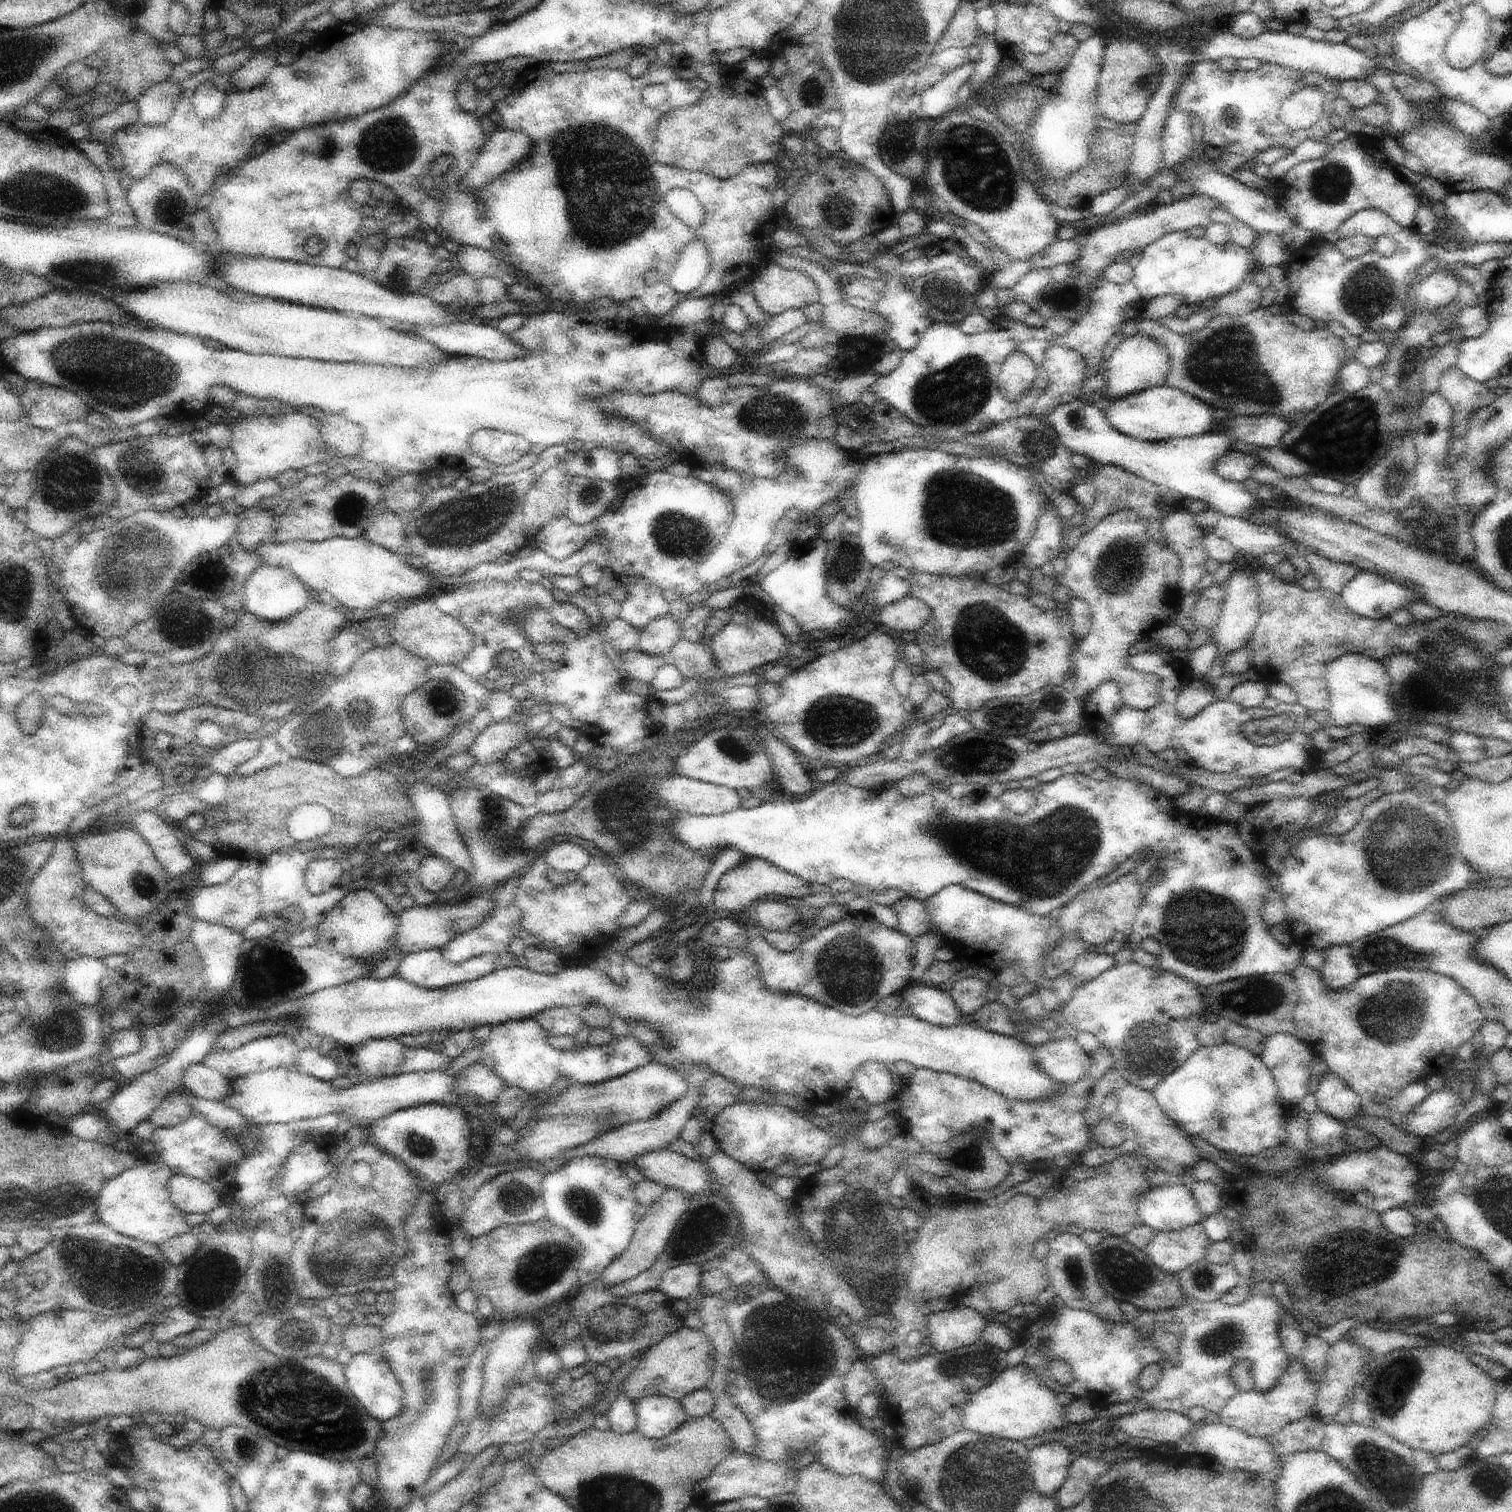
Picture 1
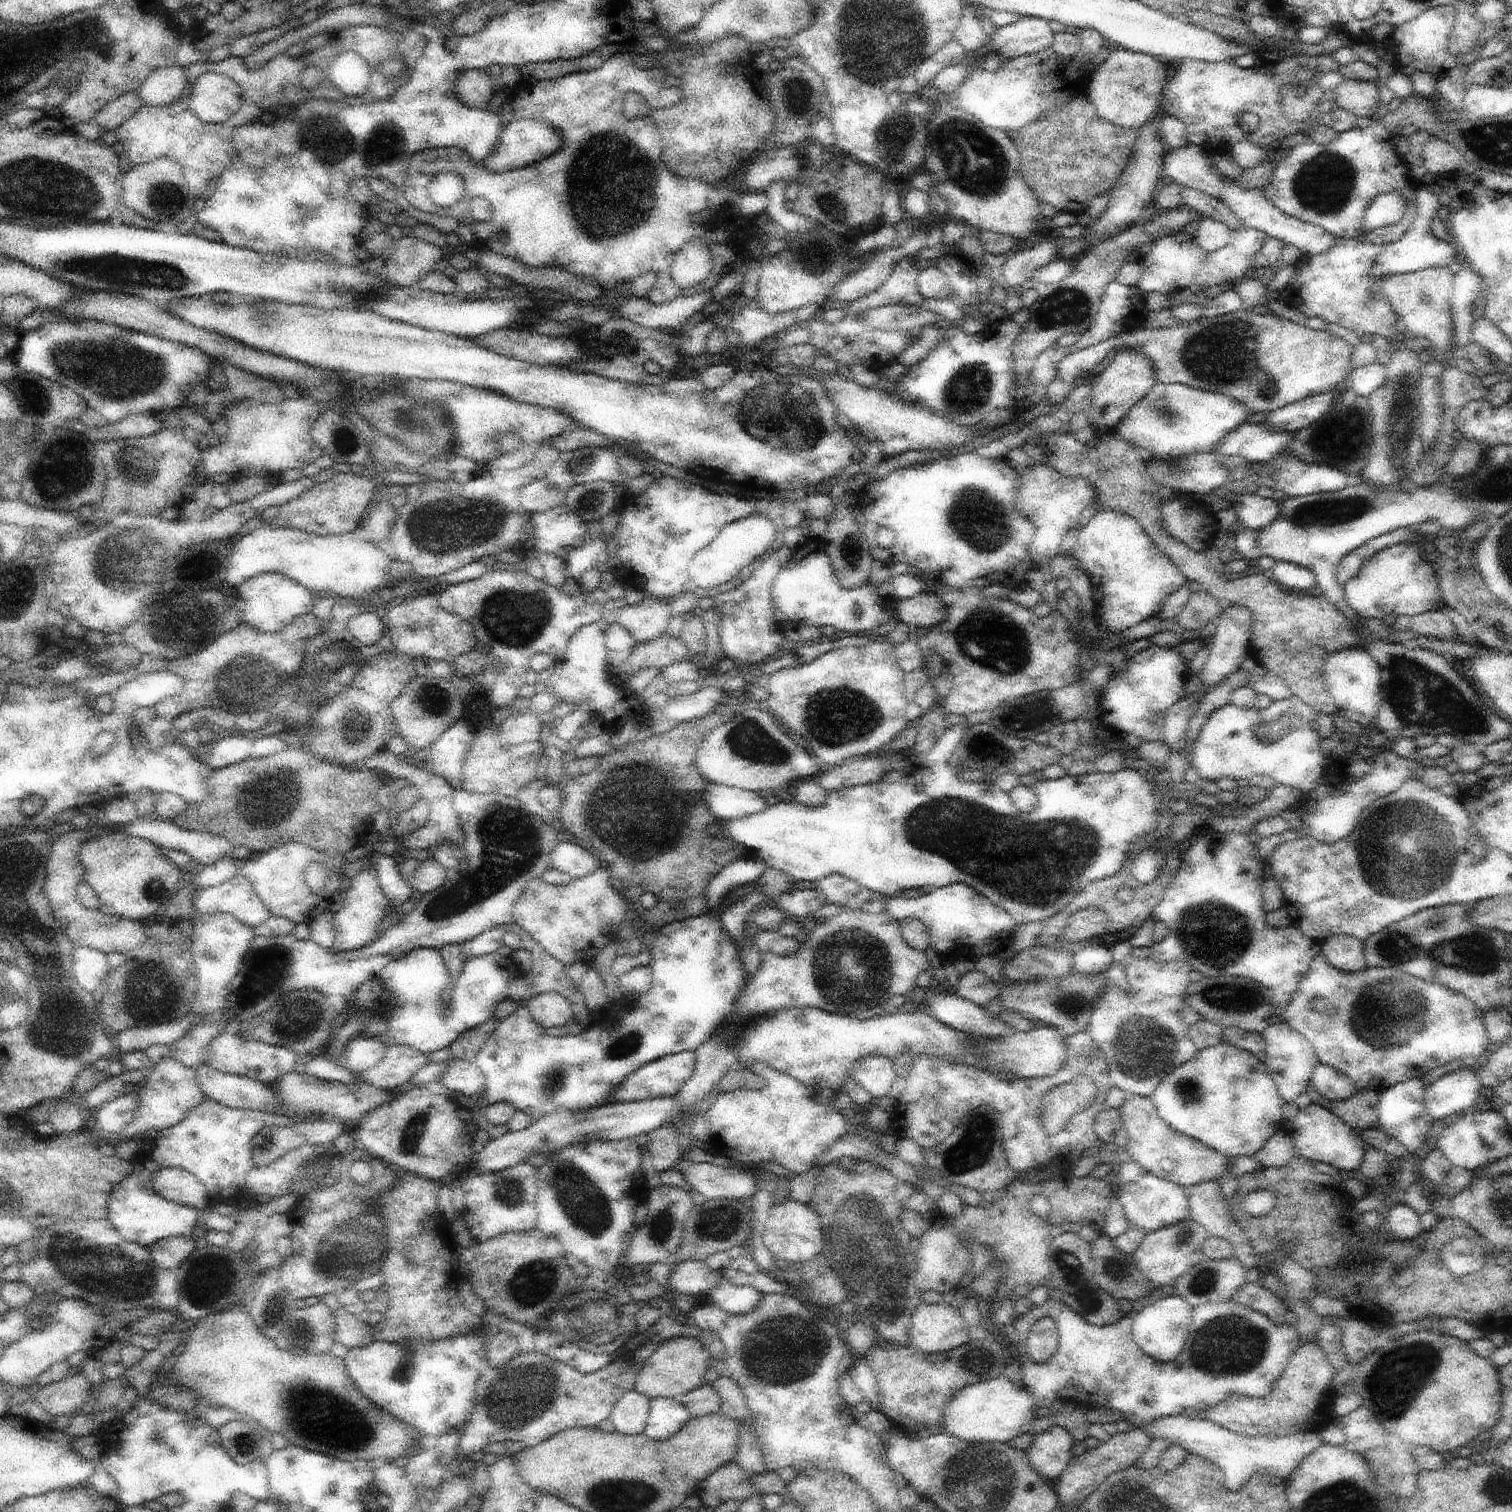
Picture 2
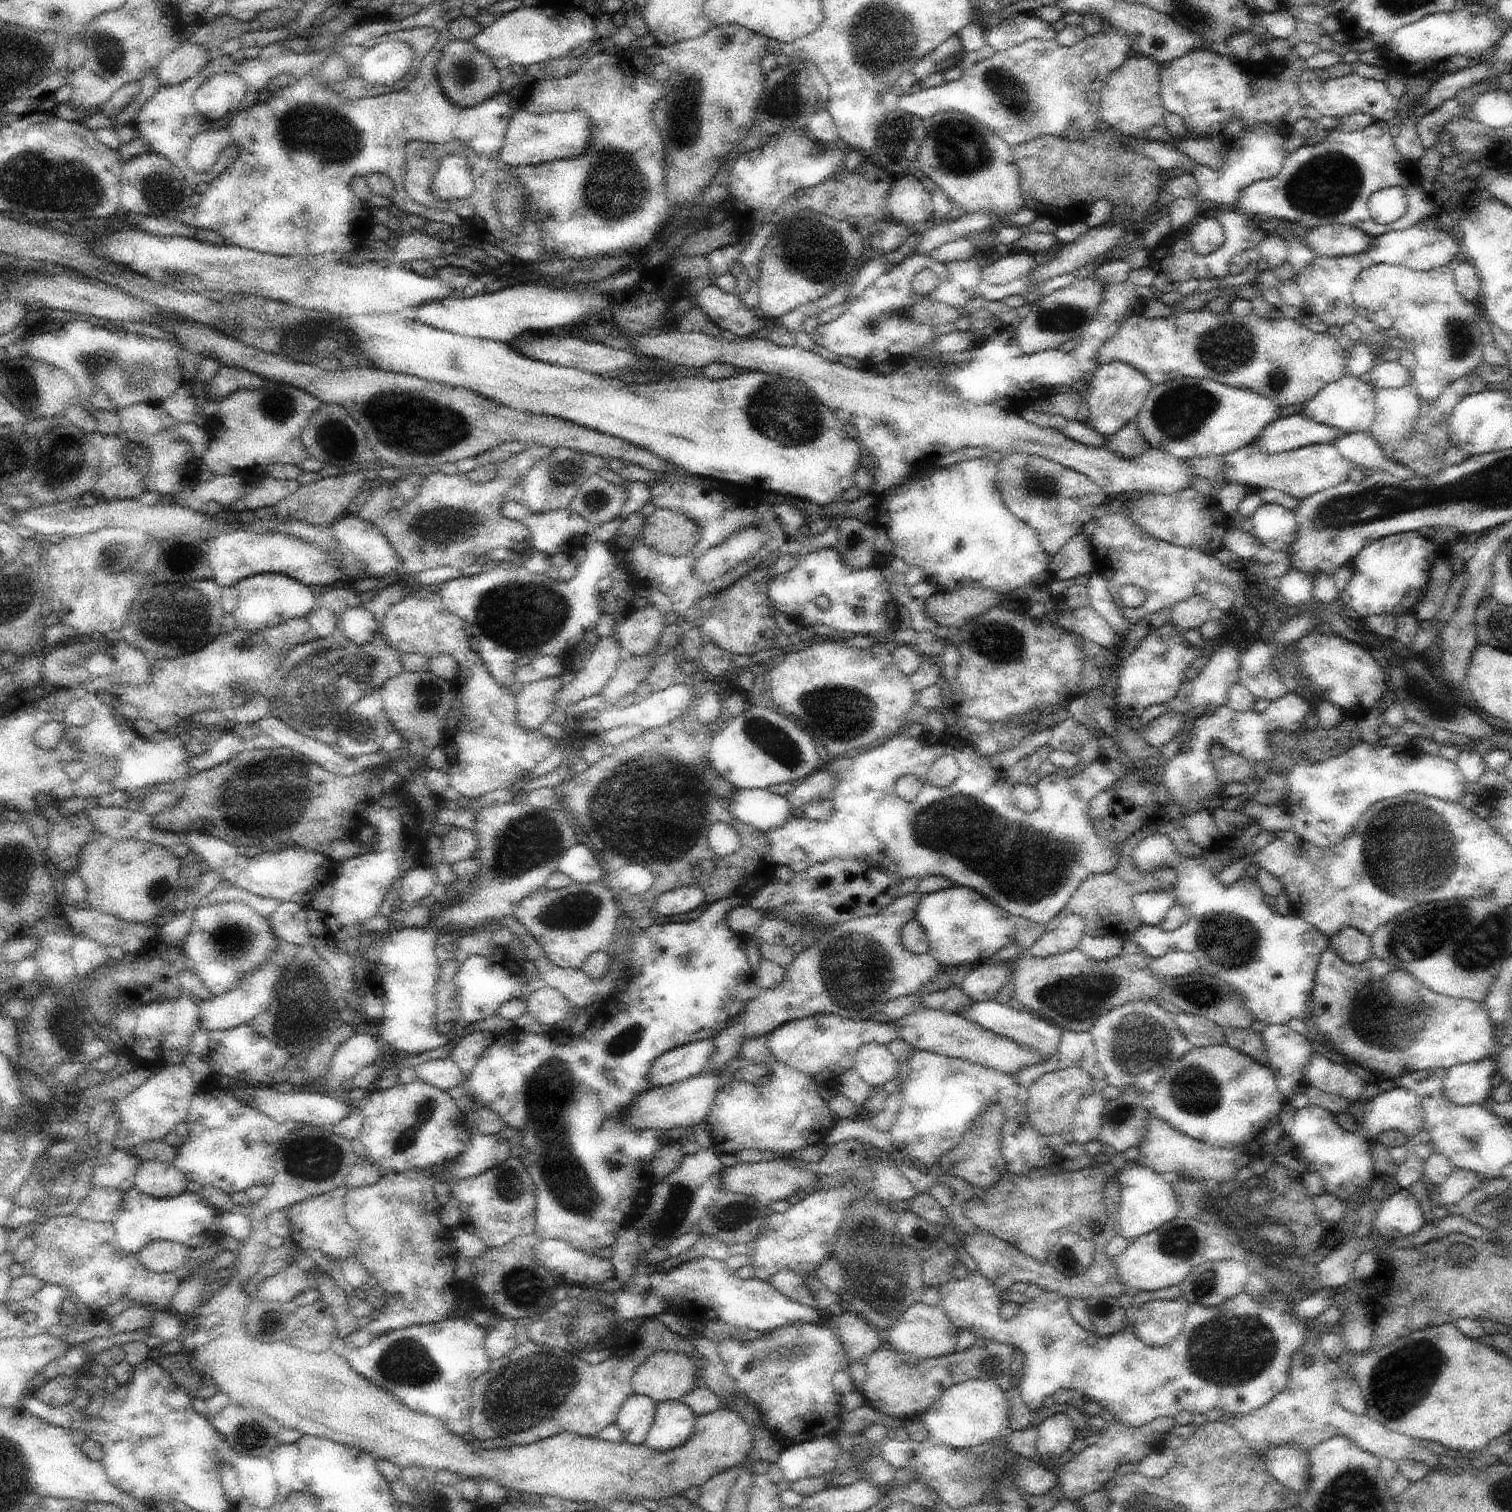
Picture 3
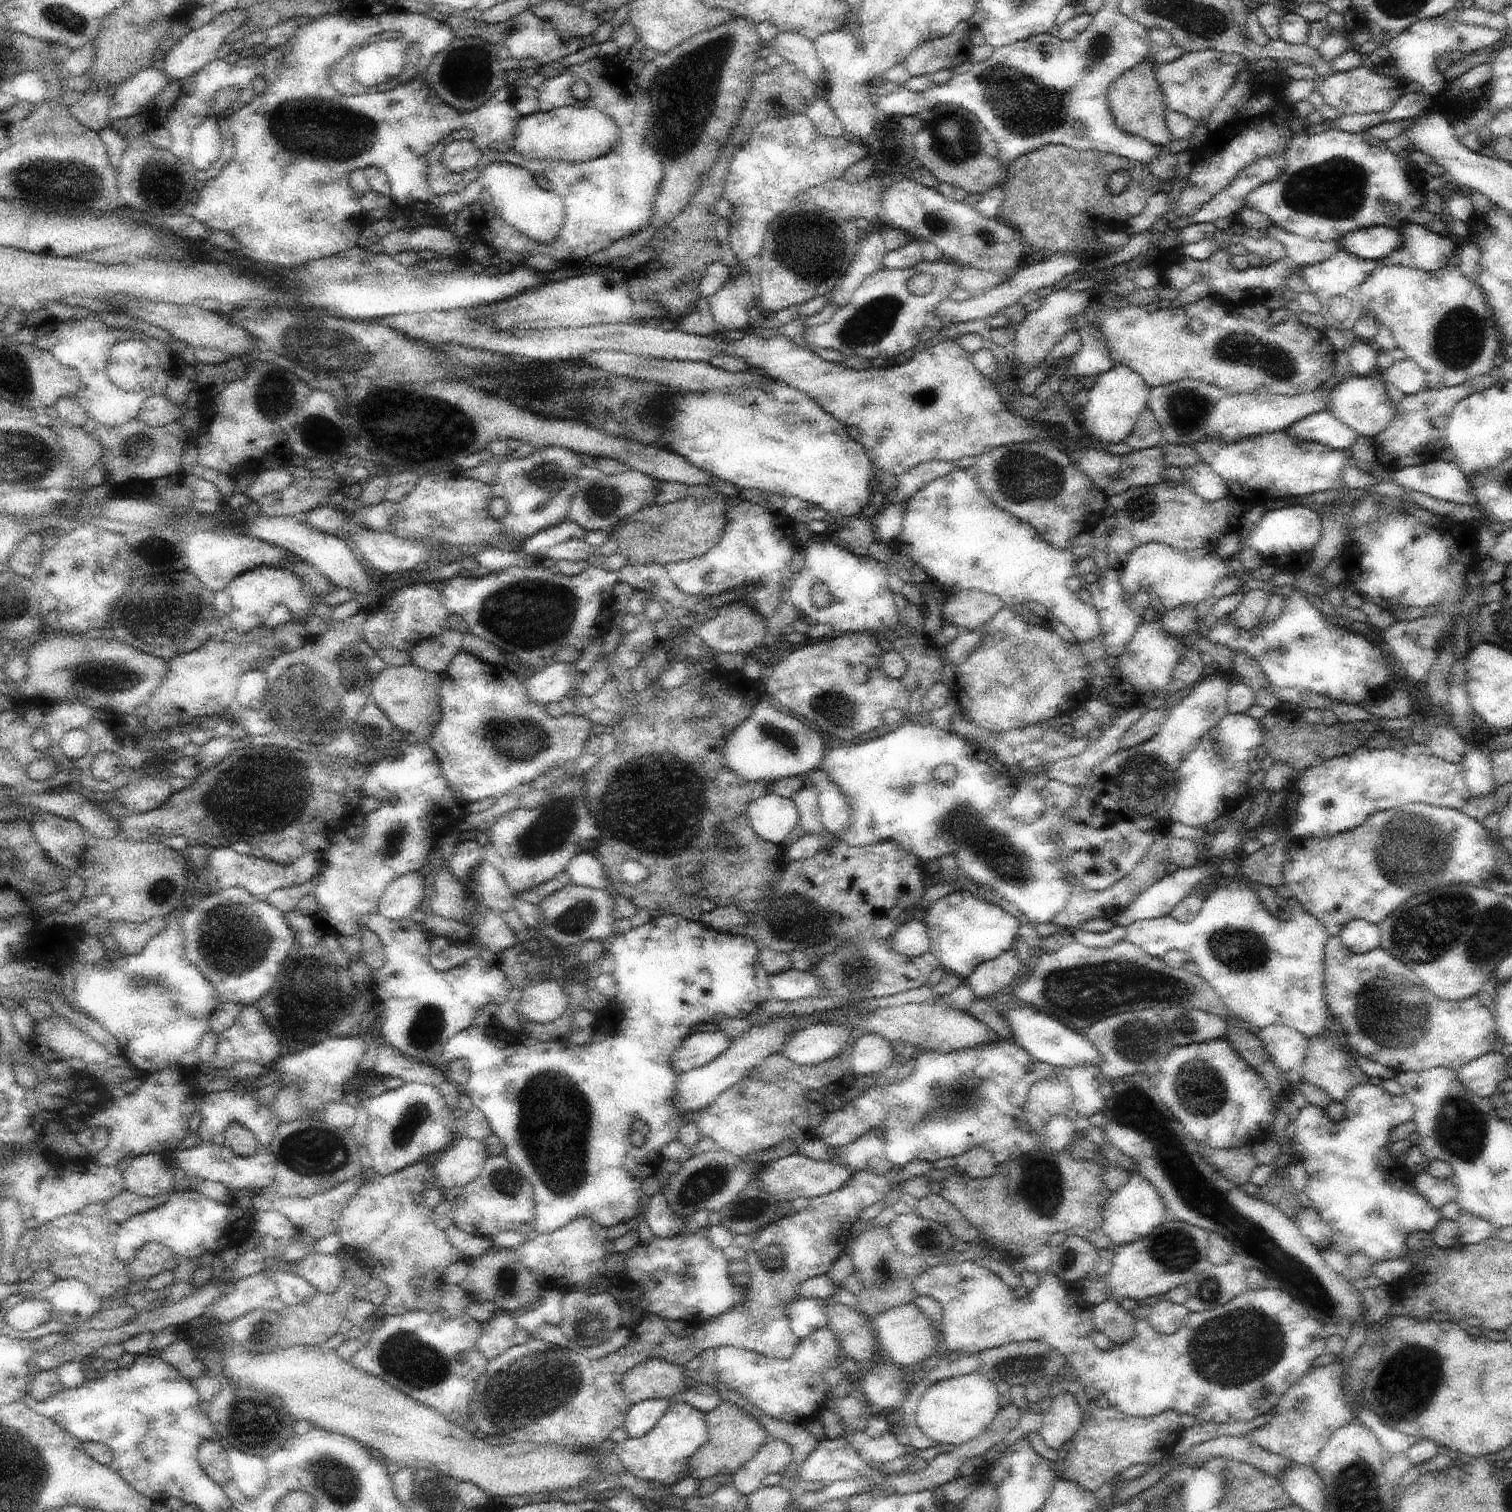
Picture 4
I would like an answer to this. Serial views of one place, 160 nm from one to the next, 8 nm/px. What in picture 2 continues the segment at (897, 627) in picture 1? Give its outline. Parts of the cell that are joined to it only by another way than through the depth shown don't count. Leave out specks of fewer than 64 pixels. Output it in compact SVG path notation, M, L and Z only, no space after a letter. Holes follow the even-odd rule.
M923 591L907 599L893 599L895 620L900 620L912 629L930 628L939 625L946 618L947 609L934 594Z

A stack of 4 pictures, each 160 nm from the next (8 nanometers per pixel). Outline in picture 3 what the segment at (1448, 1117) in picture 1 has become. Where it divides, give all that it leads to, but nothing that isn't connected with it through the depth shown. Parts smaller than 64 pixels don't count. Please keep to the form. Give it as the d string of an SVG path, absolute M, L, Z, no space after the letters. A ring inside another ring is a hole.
M1494 1057L1454 1065L1445 1078L1444 1094L1458 1106L1480 1105L1492 1094L1495 1073Z

